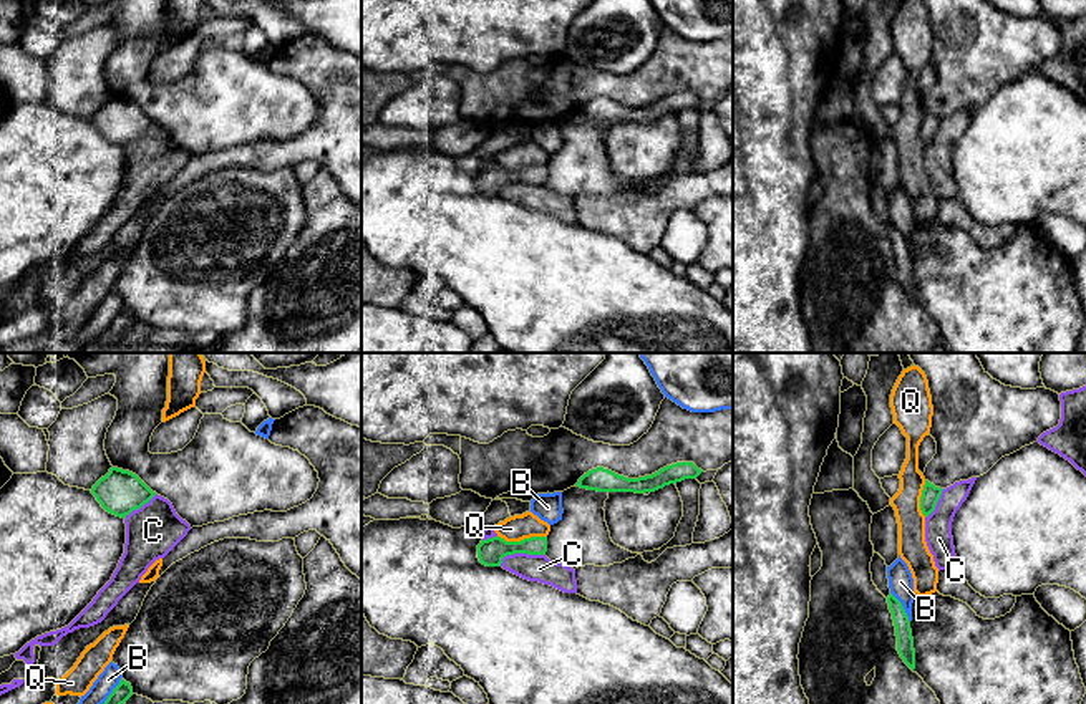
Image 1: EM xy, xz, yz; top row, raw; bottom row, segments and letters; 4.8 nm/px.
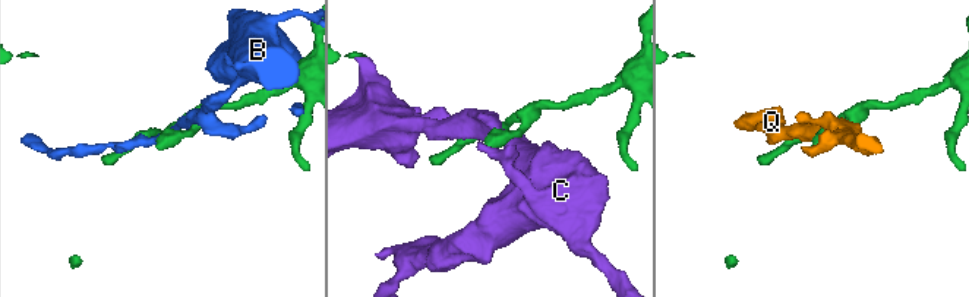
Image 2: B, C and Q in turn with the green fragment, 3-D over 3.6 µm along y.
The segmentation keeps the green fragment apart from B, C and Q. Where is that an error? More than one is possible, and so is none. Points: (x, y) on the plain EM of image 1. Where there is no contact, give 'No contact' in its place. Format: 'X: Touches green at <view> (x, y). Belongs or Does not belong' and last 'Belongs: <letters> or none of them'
B: Touches green at xy (108, 325). Does not belong
C: Touches green at xz (519, 181). Does not belong
Q: Touches green at xz (523, 169). Does not belong
Belongs: none of them

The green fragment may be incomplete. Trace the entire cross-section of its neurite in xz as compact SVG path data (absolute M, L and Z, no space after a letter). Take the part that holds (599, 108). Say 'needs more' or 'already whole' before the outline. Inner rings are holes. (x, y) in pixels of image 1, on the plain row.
already whole | M676 91L660 98L658 101L638 108L618 104L608 98L597 96L584 103L575 113L580 118L597 121L655 121L665 114L681 111L685 108L696 108L703 99L693 91Z

